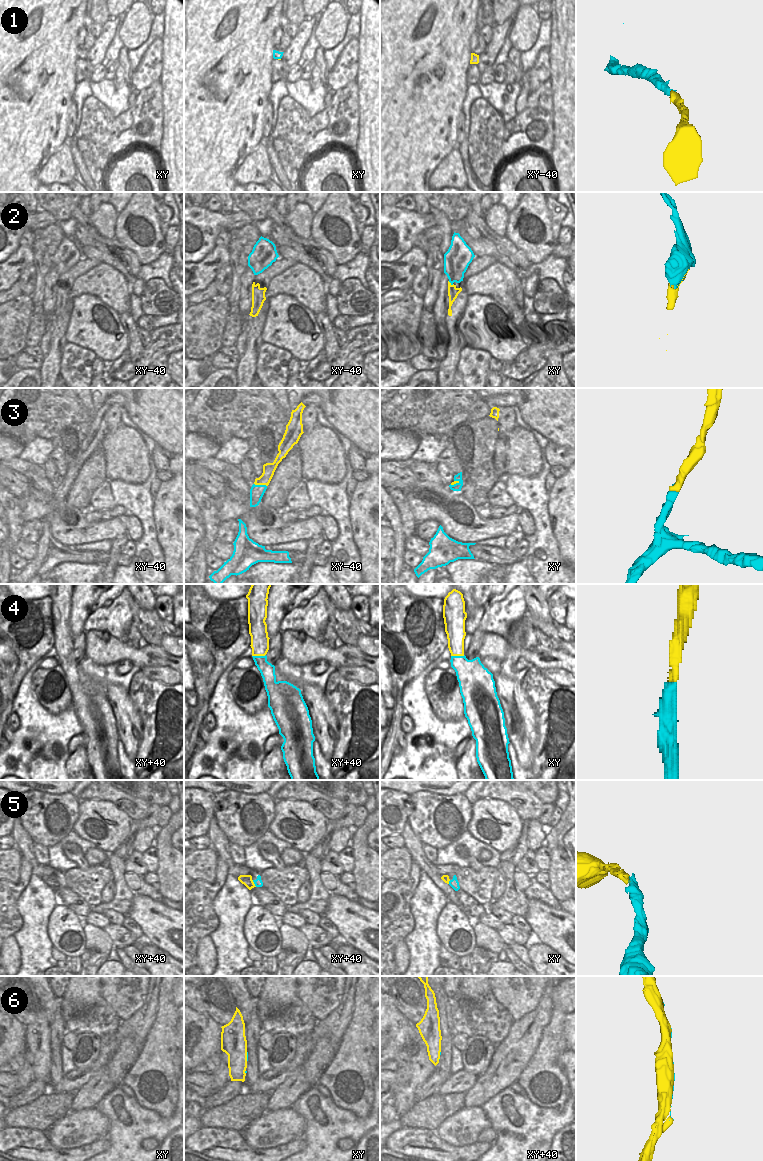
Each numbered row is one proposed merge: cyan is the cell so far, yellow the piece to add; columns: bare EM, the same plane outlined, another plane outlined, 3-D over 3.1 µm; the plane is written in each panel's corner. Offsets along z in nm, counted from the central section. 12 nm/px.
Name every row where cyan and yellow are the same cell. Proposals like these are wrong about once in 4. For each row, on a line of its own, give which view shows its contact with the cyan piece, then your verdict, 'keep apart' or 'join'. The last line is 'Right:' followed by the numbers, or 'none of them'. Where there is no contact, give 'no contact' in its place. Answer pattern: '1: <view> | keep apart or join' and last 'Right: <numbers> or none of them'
1: xy | join
2: xy | join
3: xy-40 | join
4: xy+40 | join
5: xy+40 | keep apart
6: xy | join
Right: 1, 2, 3, 4, 6

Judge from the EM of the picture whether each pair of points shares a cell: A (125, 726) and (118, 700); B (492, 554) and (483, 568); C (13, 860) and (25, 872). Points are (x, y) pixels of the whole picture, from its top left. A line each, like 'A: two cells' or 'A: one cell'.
A: one cell
B: two cells
C: two cells

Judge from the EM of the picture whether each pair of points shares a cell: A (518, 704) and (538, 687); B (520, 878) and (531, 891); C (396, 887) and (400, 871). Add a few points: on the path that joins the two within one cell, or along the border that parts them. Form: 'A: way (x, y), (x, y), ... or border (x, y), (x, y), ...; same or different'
A: border (520, 683), (536, 718); different
B: border (531, 877), (531, 883), (523, 891); different
C: border (412, 863), (407, 879), (390, 880); different

